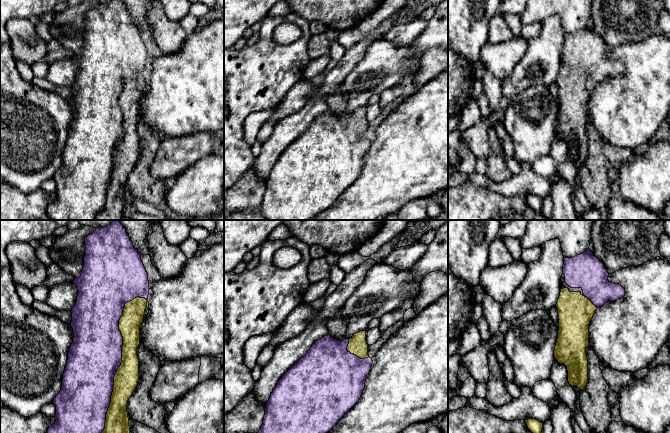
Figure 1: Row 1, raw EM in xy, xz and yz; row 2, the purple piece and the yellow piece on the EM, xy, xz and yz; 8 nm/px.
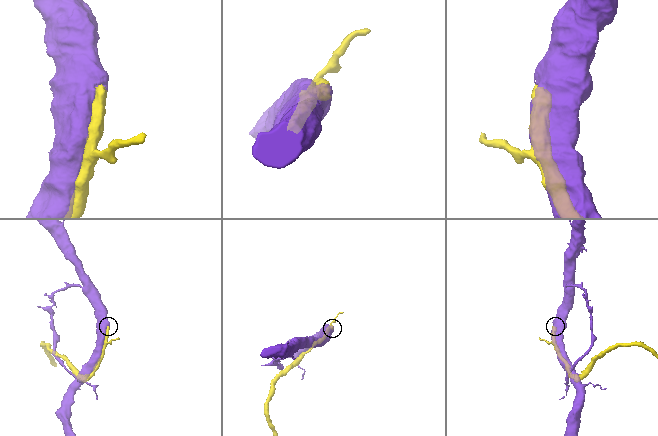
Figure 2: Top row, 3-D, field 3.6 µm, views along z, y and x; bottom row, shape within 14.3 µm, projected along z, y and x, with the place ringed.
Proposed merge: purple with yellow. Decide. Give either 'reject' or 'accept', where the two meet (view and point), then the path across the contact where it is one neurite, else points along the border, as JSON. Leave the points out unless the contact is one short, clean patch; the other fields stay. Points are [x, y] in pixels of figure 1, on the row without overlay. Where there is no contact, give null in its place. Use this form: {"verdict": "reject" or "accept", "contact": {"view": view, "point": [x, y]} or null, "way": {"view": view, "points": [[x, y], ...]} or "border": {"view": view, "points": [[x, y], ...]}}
{"verdict": "accept", "contact": {"view": "xy", "point": [120, 140]}}

